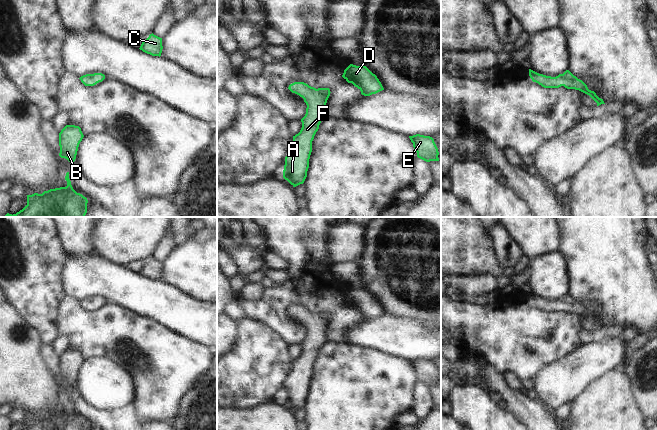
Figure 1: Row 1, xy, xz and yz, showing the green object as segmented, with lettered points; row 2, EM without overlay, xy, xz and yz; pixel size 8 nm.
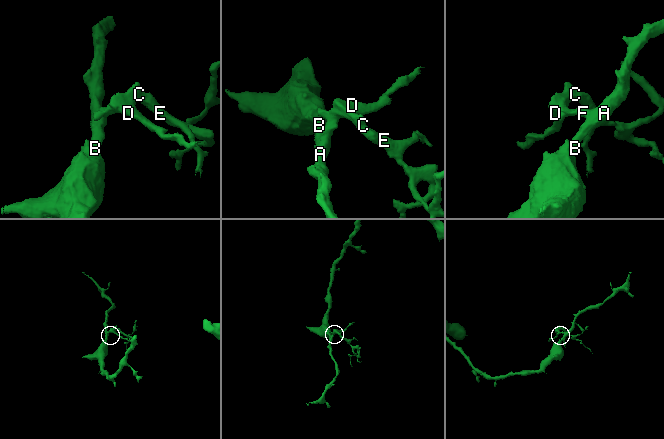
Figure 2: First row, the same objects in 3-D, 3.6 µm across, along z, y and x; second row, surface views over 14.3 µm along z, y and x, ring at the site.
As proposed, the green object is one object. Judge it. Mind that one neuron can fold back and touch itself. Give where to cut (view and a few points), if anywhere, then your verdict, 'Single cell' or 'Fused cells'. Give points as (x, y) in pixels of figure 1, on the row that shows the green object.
No split. Single cell

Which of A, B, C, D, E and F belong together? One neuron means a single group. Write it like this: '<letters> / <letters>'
A B C D E F

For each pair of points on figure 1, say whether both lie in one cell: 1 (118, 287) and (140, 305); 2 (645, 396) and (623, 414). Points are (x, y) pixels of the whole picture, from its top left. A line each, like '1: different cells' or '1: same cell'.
1: same cell
2: different cells

